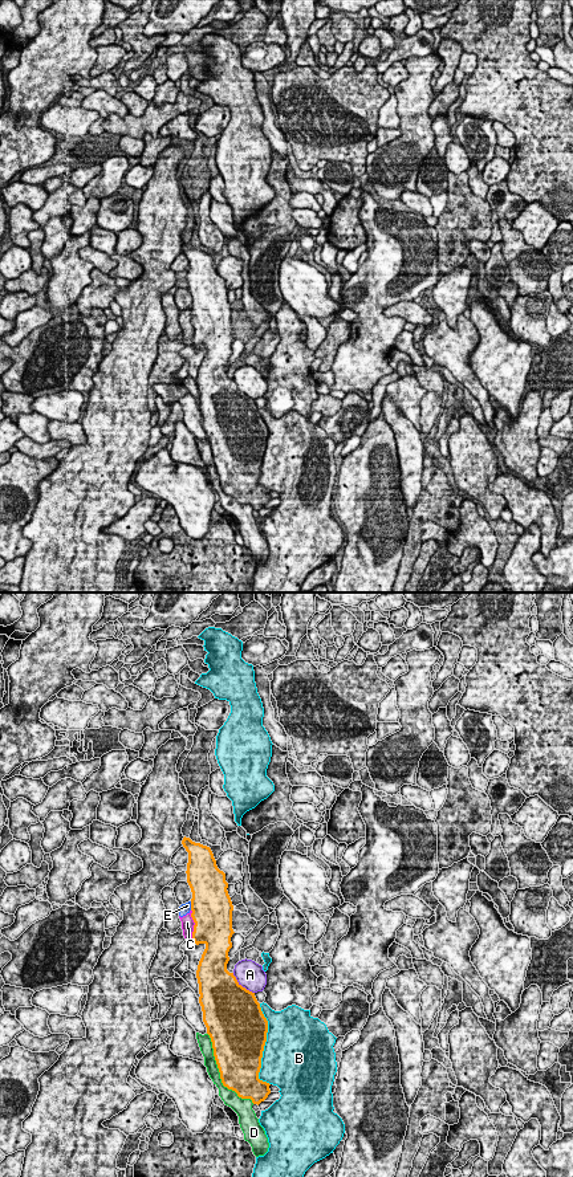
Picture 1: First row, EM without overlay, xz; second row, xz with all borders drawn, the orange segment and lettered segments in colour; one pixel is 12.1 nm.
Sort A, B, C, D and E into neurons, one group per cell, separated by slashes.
A / B / C E / D

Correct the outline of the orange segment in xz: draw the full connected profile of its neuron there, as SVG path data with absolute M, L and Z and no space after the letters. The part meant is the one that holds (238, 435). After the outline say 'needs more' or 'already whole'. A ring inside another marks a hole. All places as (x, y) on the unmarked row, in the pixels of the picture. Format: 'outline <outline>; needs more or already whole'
outline M186 243L182 251L188 258L186 280L192 298L191 323L195 329L192 346L196 351L206 351L196 376L203 428L212 448L223 492L235 497L239 504L251 505L253 510L259 512L271 500L271 490L259 485L268 427L255 399L243 394L233 379L227 376L228 358L232 354L231 343L235 338L232 335L233 311L227 297L225 280L218 274L210 253Z; already whole

